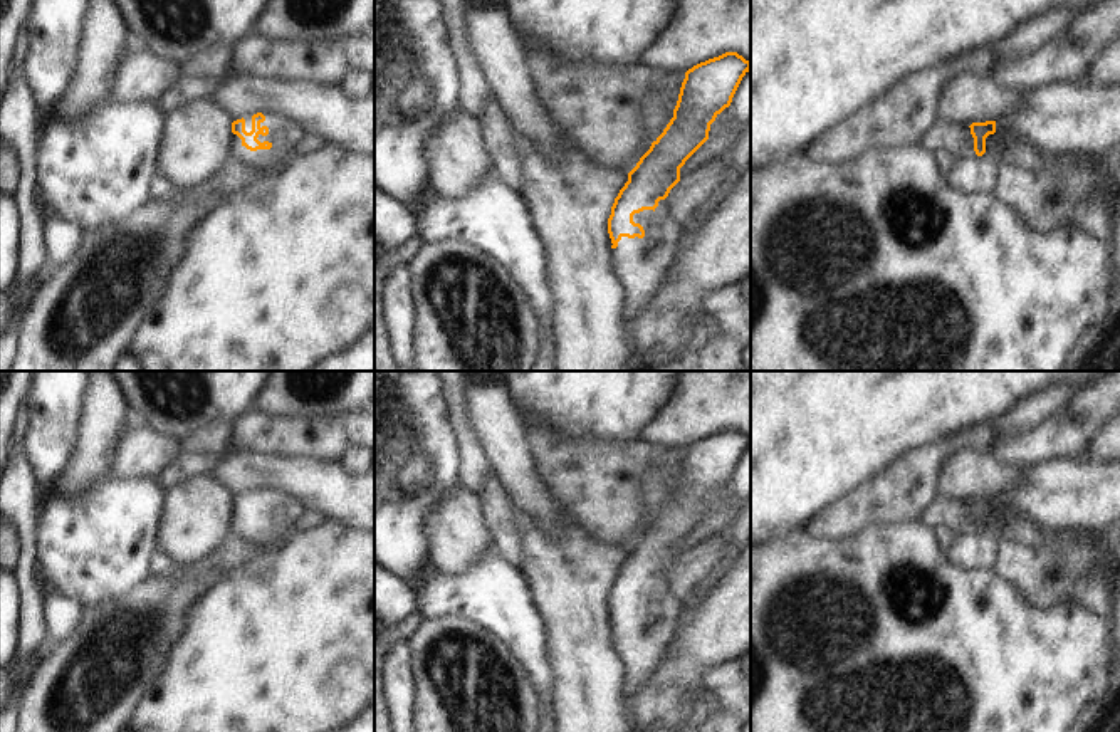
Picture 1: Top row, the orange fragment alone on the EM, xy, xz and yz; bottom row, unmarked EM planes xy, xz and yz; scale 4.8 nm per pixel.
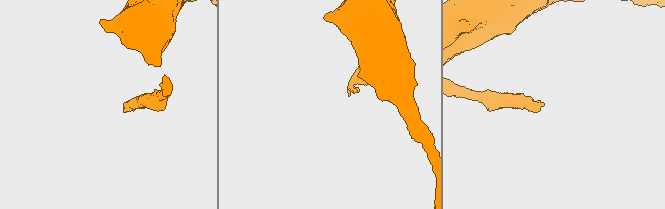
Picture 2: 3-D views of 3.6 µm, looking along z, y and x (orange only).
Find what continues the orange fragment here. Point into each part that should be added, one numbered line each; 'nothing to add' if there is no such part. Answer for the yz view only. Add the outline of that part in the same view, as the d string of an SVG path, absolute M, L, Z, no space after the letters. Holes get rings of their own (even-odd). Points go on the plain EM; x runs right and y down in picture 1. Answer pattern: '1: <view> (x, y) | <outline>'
1: yz (1016, 528) | M1001 510L986 514L986 531L997 539L1009 539L1024 546L1055 544L1061 546L1081 542L1096 546L1115 571L1112 588L1113 620L1117 623L1113 648L1120 651L1120 525L1102 531L1043 531L1021 514L1009 515Z

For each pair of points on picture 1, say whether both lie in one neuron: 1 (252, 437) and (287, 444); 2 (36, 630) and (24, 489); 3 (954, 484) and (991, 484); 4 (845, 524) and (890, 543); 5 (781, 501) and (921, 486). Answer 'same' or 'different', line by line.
1: same
2: same
3: same
4: different
5: different

